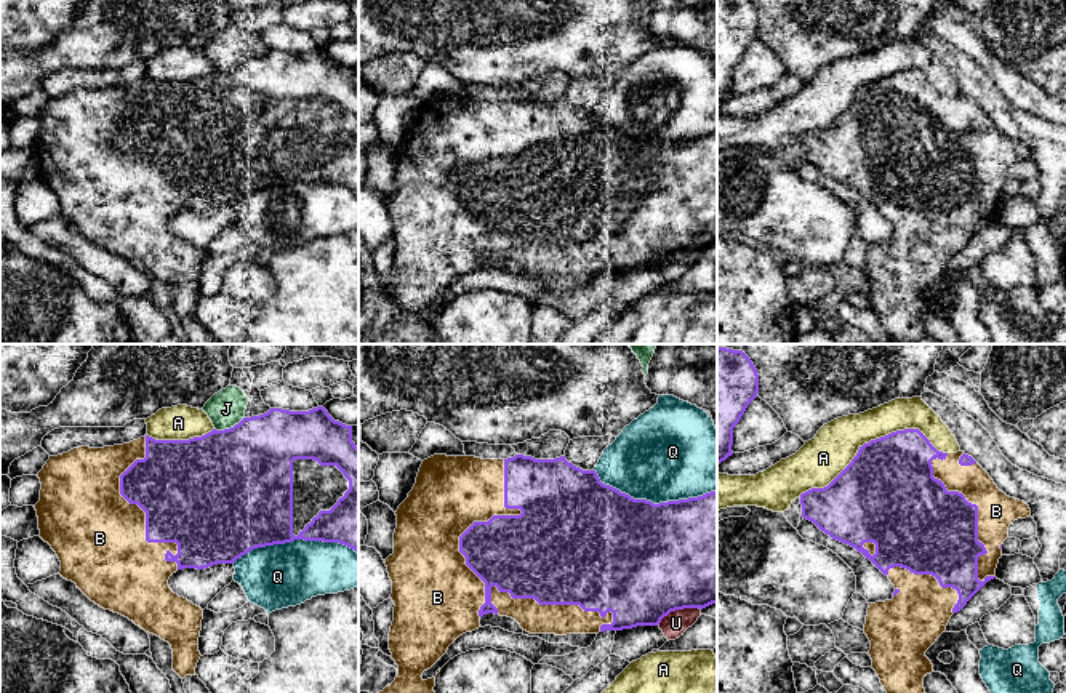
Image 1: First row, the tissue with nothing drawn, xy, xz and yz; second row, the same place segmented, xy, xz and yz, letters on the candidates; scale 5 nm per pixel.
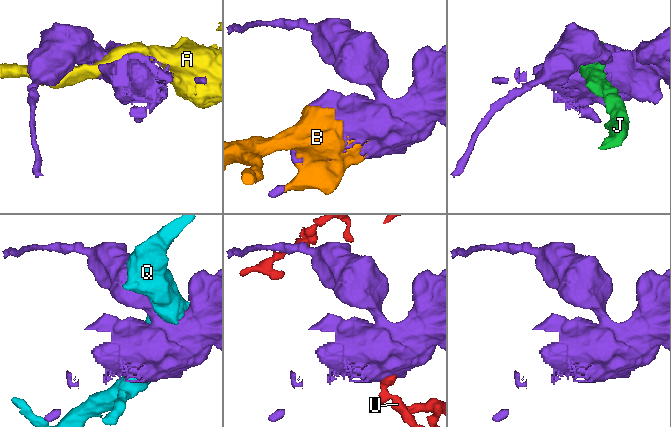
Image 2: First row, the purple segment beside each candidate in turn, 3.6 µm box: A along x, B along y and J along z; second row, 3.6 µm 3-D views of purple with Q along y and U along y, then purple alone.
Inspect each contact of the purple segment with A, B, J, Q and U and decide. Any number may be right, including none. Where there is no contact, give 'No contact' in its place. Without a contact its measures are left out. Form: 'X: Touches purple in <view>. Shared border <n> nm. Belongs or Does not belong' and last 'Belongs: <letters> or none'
A: Touches purple in yz. Shared border 800 nm. Does not belong
B: Touches purple in xz. Shared border 800 nm. Belongs
J: Touches purple in xy. Shared border 170 nm. Does not belong
Q: Touches purple in xz. Shared border 600 nm. Does not belong
U: Touches purple in xz. Shared border 240 nm. Does not belong
Belongs: B

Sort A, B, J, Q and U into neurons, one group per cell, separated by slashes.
A / B / J / Q / U

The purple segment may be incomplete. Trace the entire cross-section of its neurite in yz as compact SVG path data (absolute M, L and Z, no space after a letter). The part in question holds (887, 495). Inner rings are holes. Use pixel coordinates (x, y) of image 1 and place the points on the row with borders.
M919 429L864 443L828 487L802 493L800 504L804 519L855 547L895 586L892 600L869 603L863 629L887 693L925 693L924 677L935 672L925 651L951 616L996 578L1008 527L1031 517L1029 506L1000 491L972 456L938 451Z

